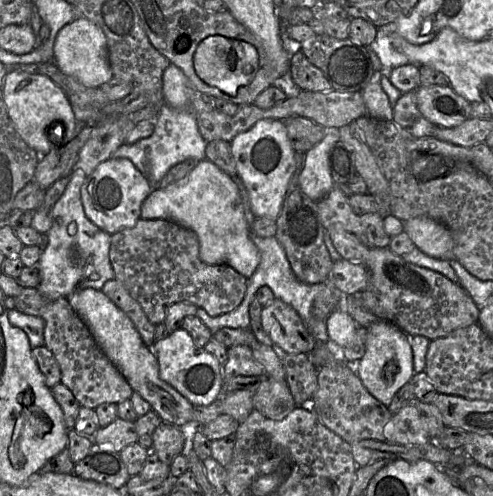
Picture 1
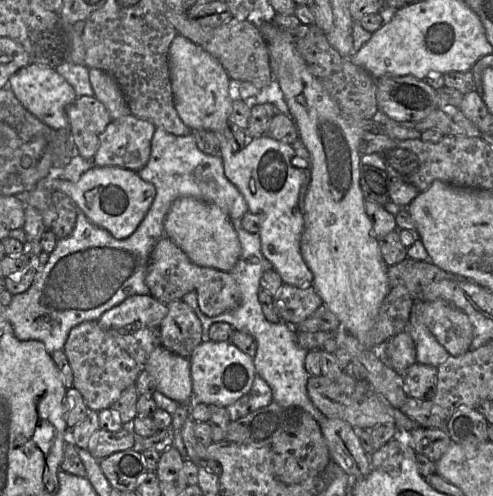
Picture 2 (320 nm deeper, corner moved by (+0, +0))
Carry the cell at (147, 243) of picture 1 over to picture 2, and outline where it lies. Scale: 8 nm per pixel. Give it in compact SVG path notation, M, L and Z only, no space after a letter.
M162 237L154 246L147 267L145 283L150 296L163 304L181 299L185 294L195 291L201 312L209 317L218 316L234 310L241 303L237 282L230 272L220 271L194 264L188 256L168 237Z

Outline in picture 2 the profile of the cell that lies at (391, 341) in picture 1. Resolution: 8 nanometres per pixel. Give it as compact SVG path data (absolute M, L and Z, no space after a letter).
M403 331L385 342L383 359L400 375L417 362L415 344L407 331Z

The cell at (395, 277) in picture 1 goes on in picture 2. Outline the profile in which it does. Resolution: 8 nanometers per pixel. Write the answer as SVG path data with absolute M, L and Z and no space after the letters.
M416 300L409 323L426 326L451 356L459 356L470 350L473 327L468 316L443 300Z

